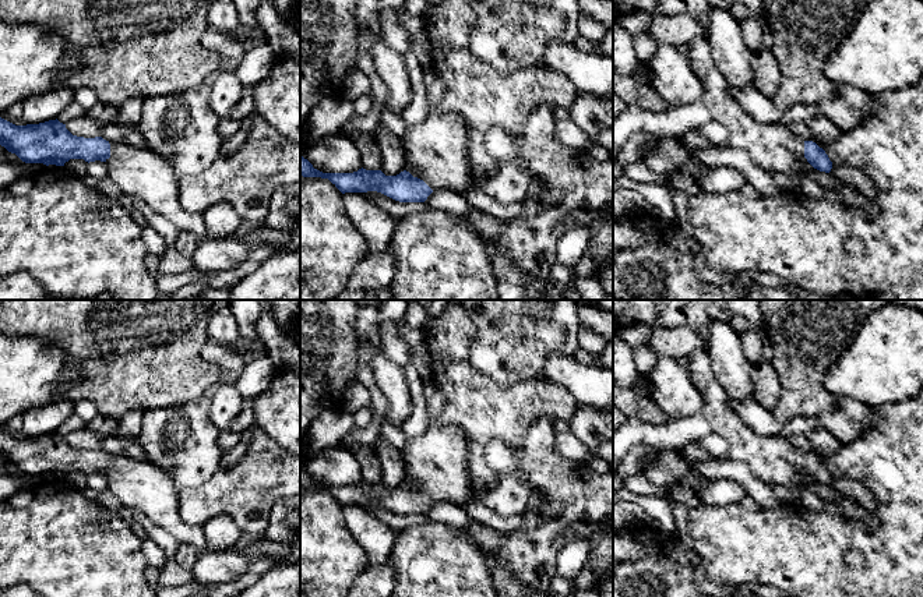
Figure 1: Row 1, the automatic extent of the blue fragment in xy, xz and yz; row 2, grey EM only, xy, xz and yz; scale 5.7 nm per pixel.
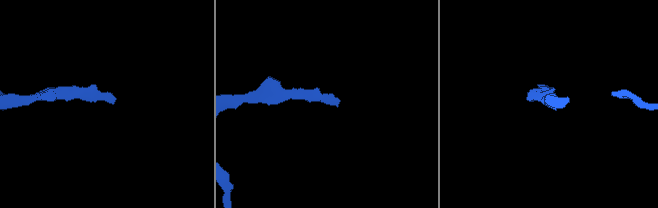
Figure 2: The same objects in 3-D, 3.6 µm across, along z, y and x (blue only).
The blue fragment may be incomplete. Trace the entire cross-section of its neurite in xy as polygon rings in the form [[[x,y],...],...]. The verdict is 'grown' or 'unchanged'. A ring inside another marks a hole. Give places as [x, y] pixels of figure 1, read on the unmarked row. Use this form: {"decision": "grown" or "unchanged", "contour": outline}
{"decision": "unchanged", "contour": [[[0,430],[0,458],[25,476],[64,478],[70,471],[106,474],[110,456],[102,449],[73,448],[66,437],[49,432],[39,437],[15,438]]]}

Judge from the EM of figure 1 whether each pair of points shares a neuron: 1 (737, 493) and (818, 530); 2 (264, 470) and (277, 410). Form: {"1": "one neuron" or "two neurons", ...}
{"1": "two neurons", "2": "two neurons"}

